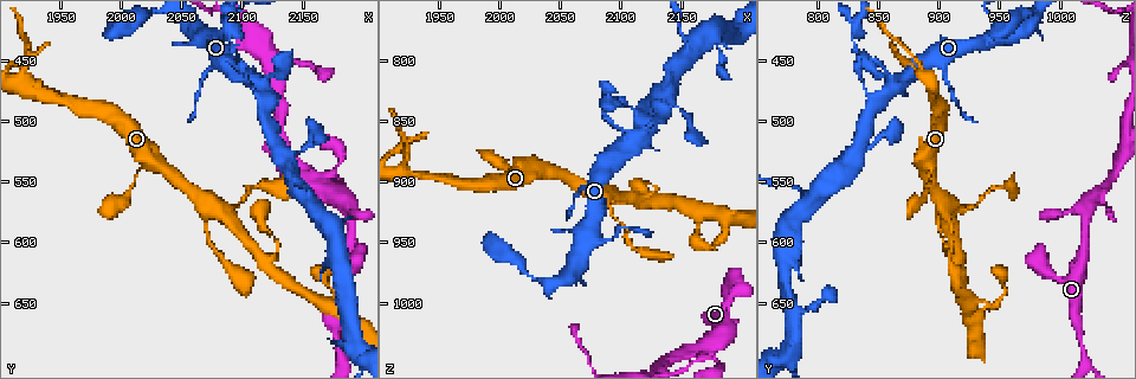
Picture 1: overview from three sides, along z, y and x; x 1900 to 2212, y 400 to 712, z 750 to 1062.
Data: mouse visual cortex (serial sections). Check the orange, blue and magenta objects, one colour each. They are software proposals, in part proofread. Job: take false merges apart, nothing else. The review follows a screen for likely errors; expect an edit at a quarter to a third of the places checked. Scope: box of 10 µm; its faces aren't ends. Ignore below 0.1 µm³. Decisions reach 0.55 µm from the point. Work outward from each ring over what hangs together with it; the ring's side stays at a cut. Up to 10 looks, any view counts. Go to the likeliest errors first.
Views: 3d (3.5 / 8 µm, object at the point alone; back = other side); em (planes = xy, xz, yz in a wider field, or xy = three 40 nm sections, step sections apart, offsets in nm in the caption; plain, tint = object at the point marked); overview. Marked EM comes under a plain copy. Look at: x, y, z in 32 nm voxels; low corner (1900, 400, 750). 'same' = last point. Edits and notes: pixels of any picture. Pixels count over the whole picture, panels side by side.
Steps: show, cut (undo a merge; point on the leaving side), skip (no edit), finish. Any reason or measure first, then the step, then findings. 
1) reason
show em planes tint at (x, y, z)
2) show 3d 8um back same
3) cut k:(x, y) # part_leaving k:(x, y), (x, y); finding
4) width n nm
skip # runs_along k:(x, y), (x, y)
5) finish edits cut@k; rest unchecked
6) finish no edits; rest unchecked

three-way junction
show 3d 3.5um at (2124, 484, 852)

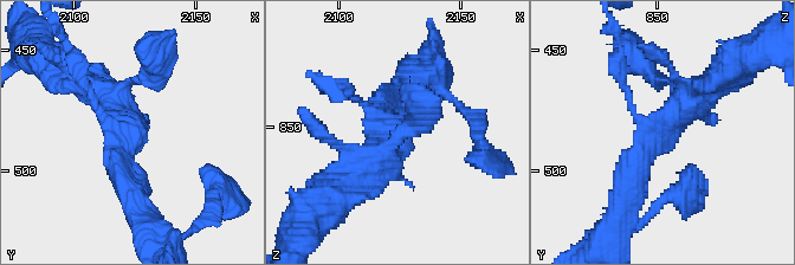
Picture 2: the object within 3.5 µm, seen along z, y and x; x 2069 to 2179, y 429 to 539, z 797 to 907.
show em planes tint at (2123, 483, 853)

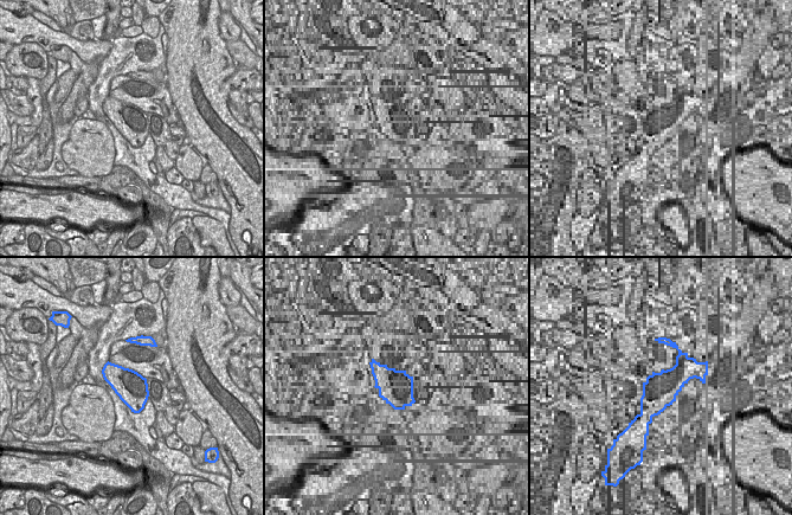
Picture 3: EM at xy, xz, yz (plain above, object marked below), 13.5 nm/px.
arm_widths 100, 350, 350 nm
skip # runs_along 2:(710, 86), (655, 137), (628, 195); one cell here

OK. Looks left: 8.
small branch off a trunk
show 3d 3.5um at (2168, 552, 1036)

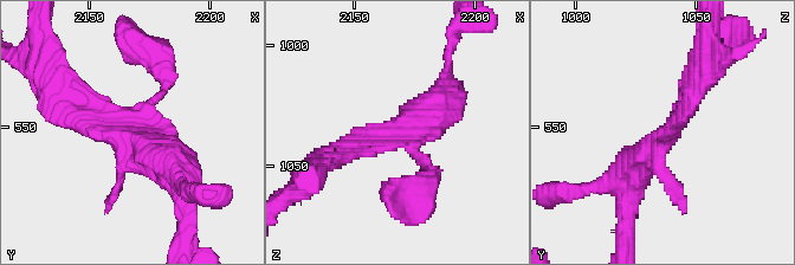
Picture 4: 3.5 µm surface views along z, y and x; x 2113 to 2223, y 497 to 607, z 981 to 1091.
show em planes tint at (2167, 554, 1036)

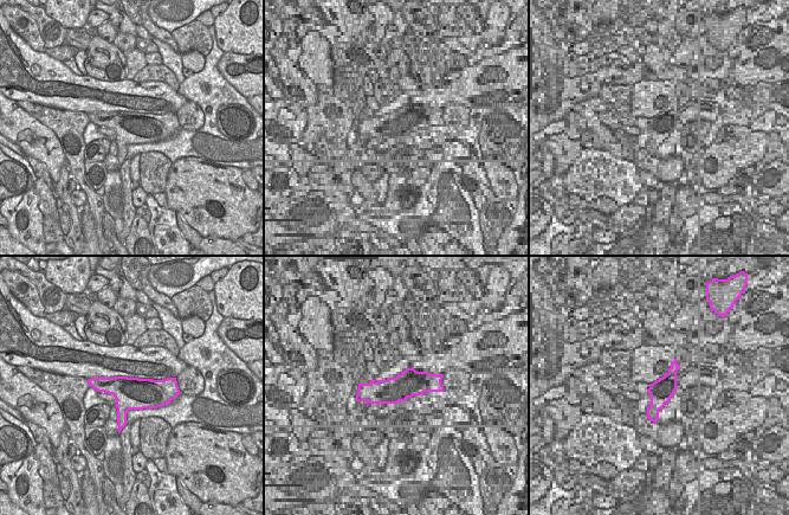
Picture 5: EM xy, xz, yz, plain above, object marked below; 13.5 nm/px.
skip # runs_along 4:(182, 180), (66, 99); one cell here

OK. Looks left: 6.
three arms meet
show 3d 3.5um at (2156, 566, 794)

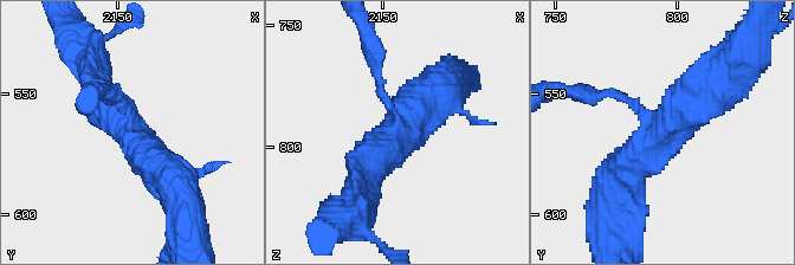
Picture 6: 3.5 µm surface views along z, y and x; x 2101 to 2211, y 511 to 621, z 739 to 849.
arms 3; arm_widths 150, 400, 500 nm
show em xy step 1 tint at (2157, 565, 794)

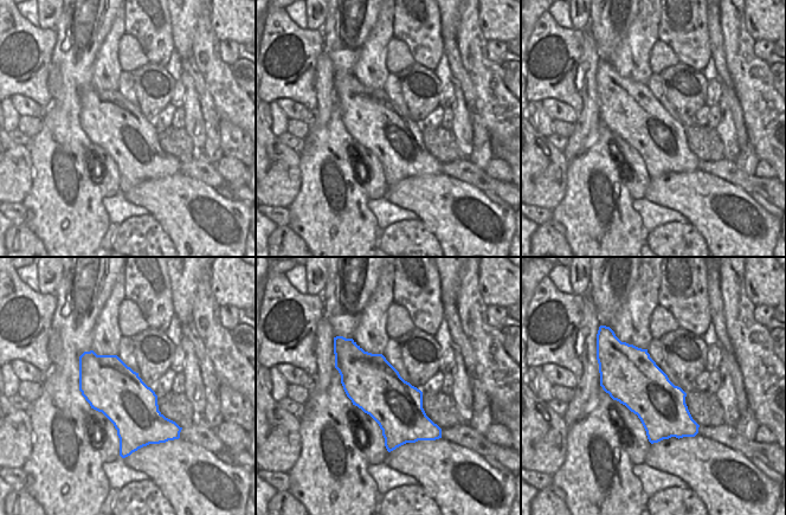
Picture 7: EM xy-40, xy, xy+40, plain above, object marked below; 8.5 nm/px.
skip # runs_along 6:(717, 88), (687, 102), (618, 182); continuous, no second cell

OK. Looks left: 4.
thin neck
show 3d 8um at (2178, 688, 1018)

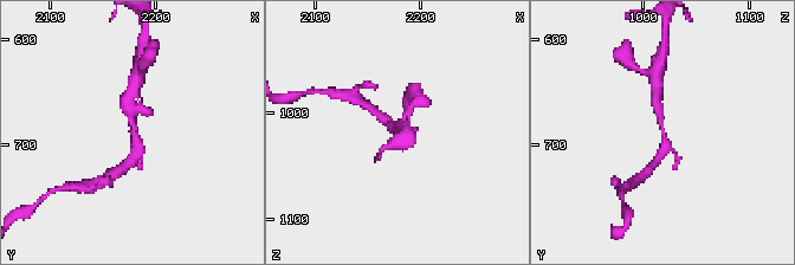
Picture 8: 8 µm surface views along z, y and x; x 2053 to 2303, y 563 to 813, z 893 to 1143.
arm_widths 300, 350 nm; need the tissue
show em xy step 1 tint same

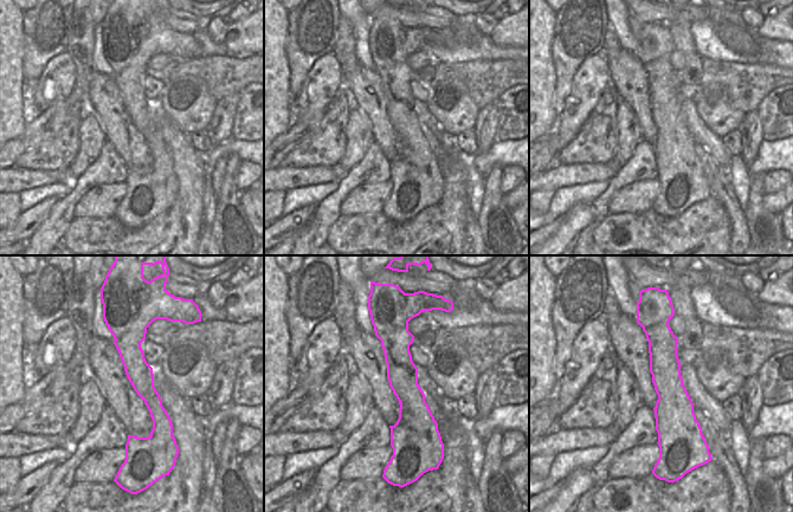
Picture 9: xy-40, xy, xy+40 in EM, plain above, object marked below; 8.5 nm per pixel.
skip # one cell here

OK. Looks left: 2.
finish no edits; rest unchecked

